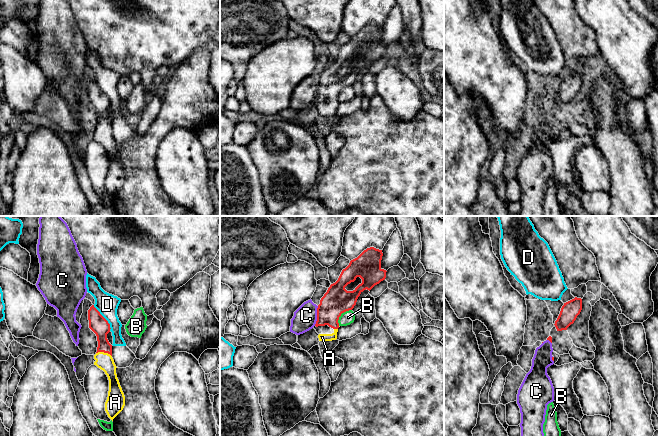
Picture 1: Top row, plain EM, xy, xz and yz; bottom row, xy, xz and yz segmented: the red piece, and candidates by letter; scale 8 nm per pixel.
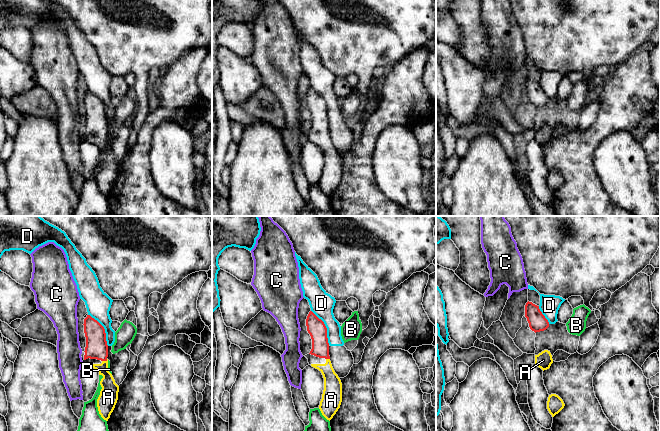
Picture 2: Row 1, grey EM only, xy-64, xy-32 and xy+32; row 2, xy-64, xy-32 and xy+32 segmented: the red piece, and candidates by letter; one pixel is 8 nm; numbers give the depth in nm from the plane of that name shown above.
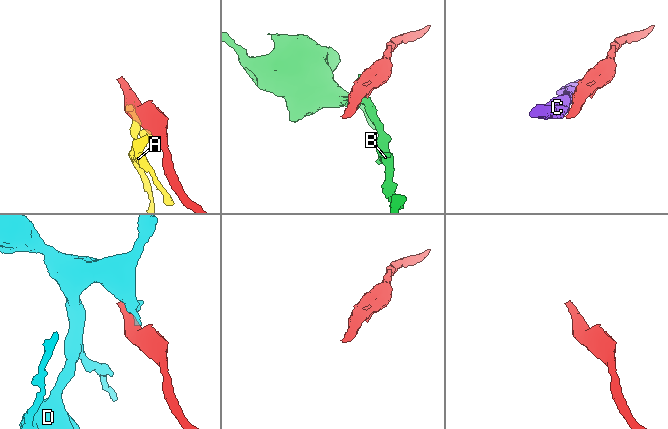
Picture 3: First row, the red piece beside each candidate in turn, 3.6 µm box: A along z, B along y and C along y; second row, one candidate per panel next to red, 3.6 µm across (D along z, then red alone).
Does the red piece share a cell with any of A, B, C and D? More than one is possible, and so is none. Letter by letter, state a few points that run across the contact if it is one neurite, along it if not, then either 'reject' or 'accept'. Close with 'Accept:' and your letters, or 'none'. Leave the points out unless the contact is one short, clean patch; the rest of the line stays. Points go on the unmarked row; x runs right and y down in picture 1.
A: xy (98, 100), (101, 103), (104, 128), (104, 137) | accept
B: reject
C: reject
D: xy (93, 81), (107, 97), (110, 106) | reject
Accept: A

